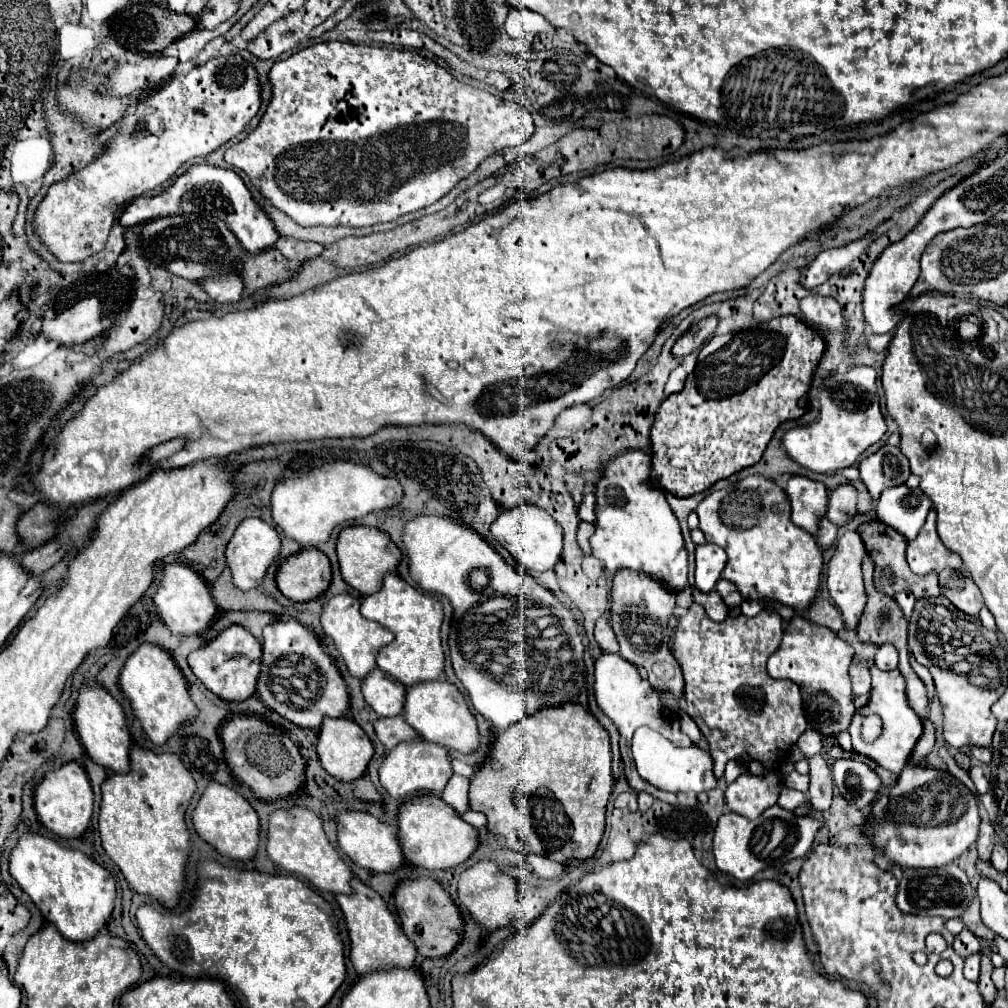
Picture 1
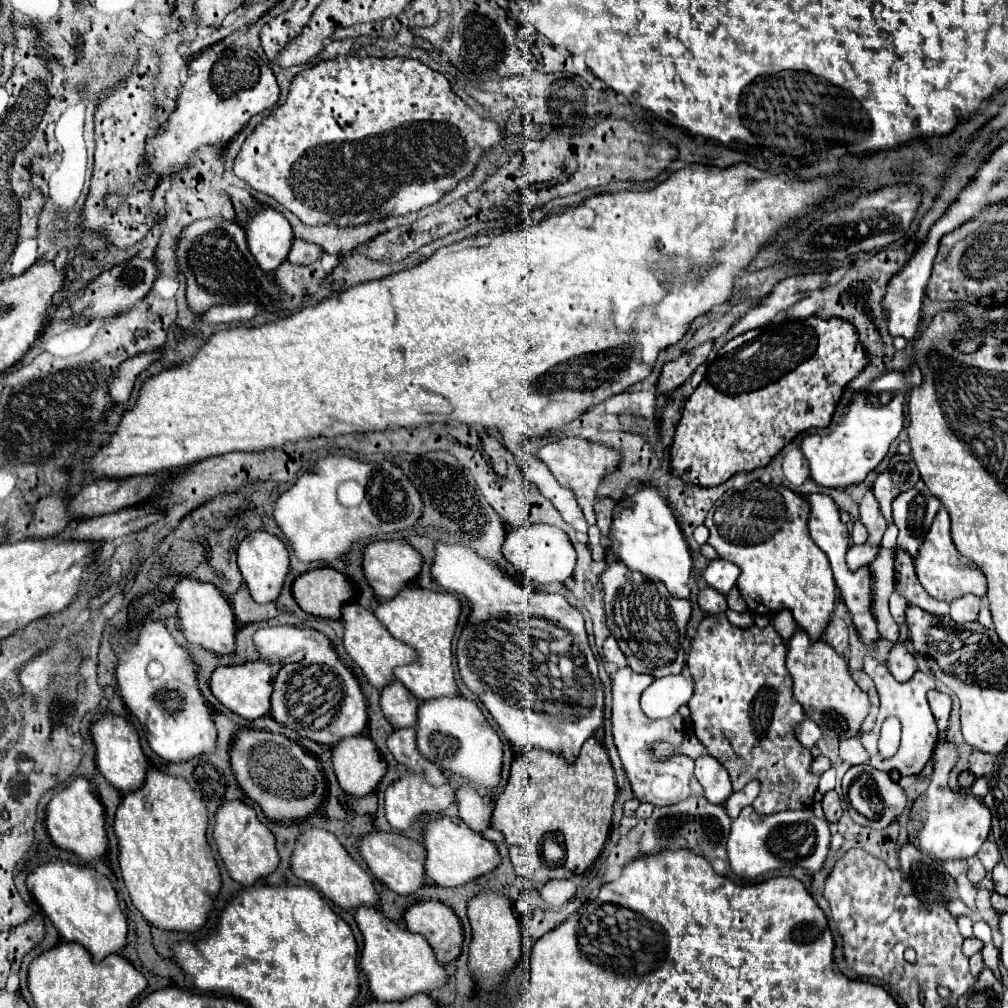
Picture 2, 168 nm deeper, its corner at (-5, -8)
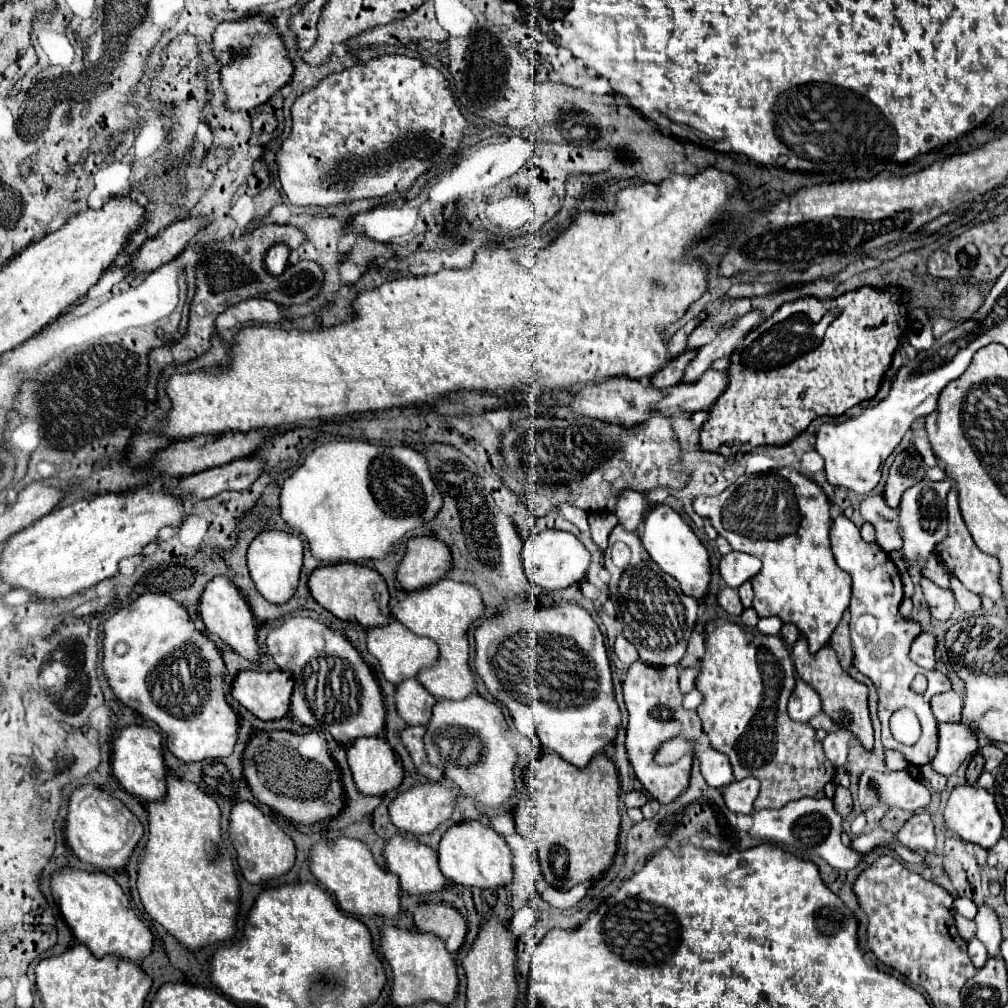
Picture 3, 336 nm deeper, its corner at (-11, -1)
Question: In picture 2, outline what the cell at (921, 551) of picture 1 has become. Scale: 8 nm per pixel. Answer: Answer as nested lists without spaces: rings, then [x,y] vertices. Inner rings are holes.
[[[946,508],[938,510],[938,514],[934,518],[934,524],[932,524],[922,548],[920,548],[918,560],[914,560],[914,564],[916,564],[916,574],[918,574],[920,584],[936,600],[952,602],[954,598],[964,596],[964,594],[976,594],[978,598],[986,596],[986,576],[984,576],[984,572],[972,560],[964,558],[954,548],[954,542],[952,542],[952,536],[950,536],[950,516],[948,516]]]

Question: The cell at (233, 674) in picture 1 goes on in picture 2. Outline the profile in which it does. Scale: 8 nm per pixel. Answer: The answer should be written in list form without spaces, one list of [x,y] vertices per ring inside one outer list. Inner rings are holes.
[[[262,660],[258,662],[246,662],[238,666],[222,666],[214,670],[214,676],[210,678],[212,694],[234,714],[246,718],[246,720],[258,720],[270,712],[270,696],[272,696],[272,676],[274,668]]]

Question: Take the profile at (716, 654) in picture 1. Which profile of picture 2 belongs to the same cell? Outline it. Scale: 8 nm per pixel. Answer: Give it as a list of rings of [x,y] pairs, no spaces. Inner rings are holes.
[[[726,614],[706,616],[692,640],[692,648],[688,654],[688,670],[694,680],[694,694],[688,700],[690,718],[694,724],[696,738],[704,744],[706,752],[716,758],[730,774],[732,788],[740,790],[750,780],[758,780],[762,784],[760,804],[764,816],[794,810],[794,808],[810,808],[814,804],[814,792],[818,790],[820,774],[810,772],[810,764],[814,762],[808,748],[804,748],[796,736],[792,734],[792,722],[804,718],[804,710],[792,694],[792,678],[786,668],[786,644],[780,634],[768,626],[760,628],[752,626],[742,630],[734,626]]]

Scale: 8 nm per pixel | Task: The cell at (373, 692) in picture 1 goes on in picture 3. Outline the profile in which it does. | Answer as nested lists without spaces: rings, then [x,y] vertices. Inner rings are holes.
[[[418,679],[402,681],[396,687],[396,709],[408,725],[428,725],[436,699],[420,685]]]

